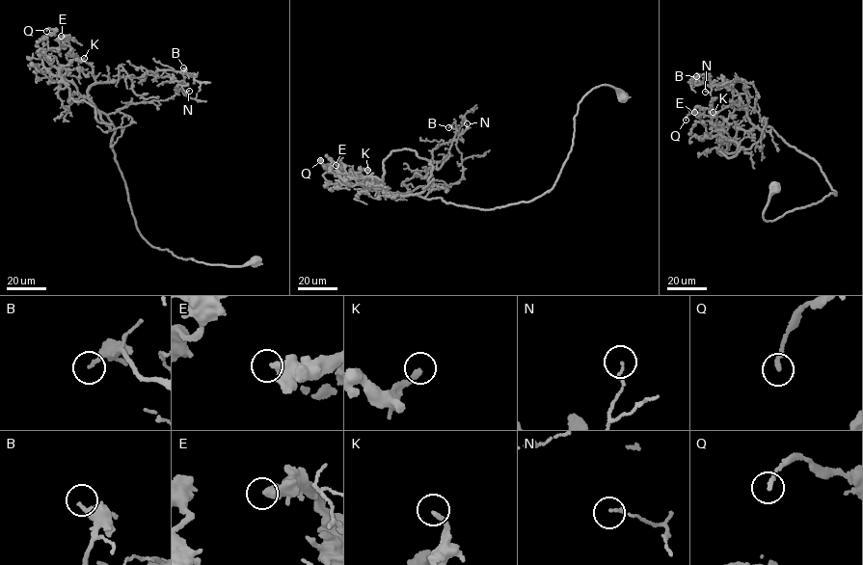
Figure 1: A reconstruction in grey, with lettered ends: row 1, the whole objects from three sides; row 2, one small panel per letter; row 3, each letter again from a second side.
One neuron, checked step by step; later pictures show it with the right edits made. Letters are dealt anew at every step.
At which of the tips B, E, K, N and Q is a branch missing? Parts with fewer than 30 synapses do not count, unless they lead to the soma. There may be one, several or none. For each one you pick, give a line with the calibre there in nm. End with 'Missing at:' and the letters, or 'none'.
Missing at: none

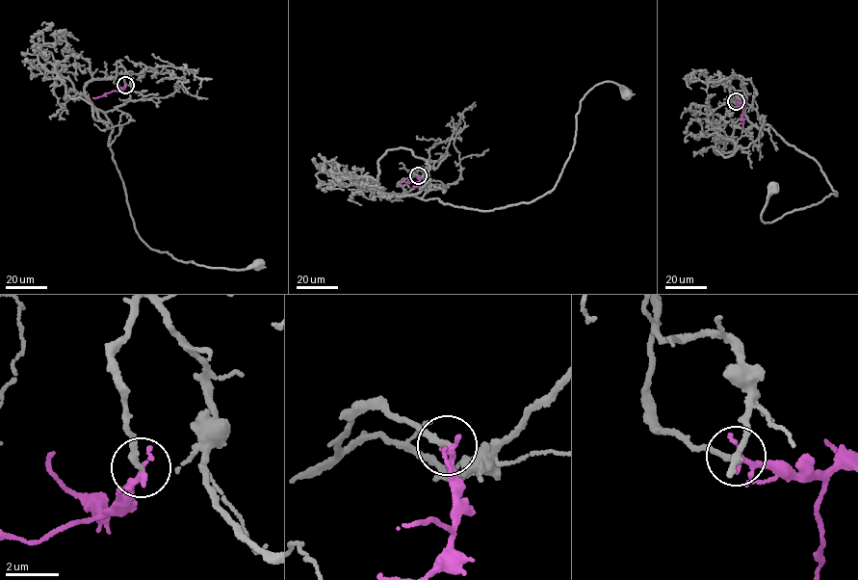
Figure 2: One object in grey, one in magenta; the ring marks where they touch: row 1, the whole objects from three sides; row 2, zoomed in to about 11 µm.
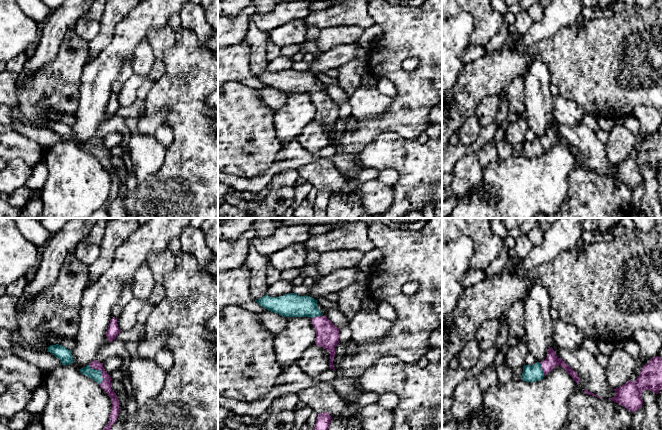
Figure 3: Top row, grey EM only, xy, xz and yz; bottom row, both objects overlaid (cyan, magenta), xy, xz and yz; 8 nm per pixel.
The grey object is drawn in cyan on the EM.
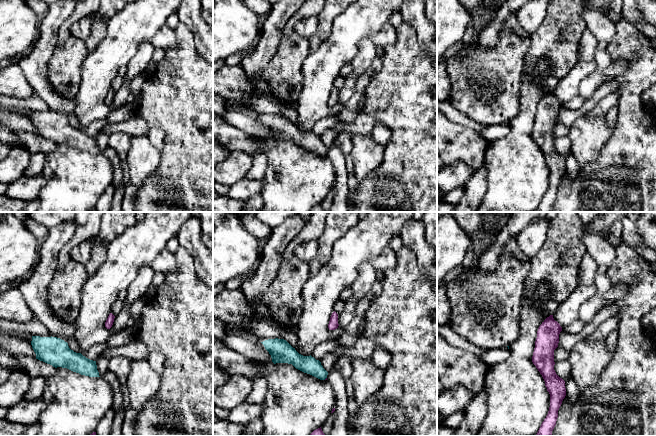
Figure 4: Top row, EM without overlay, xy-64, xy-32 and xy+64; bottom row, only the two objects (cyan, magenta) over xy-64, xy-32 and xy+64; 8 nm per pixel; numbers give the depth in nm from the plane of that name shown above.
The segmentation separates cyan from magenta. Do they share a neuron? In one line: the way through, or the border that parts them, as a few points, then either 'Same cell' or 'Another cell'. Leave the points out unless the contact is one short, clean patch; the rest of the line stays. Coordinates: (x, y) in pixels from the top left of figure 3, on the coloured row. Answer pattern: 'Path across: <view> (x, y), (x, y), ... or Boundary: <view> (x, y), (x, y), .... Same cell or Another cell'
Path across: xy (96, 375), (101, 372), (101, 377), (106, 382). Same cell

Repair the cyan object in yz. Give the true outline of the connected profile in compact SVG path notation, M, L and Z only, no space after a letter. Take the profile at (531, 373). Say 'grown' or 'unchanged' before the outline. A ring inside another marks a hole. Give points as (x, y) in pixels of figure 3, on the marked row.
grown; M549 347L545 360L536 362L533 365L523 366L522 380L530 383L539 381L556 366L564 368L577 384L580 382L577 373L561 358L557 357L556 352L552 347Z

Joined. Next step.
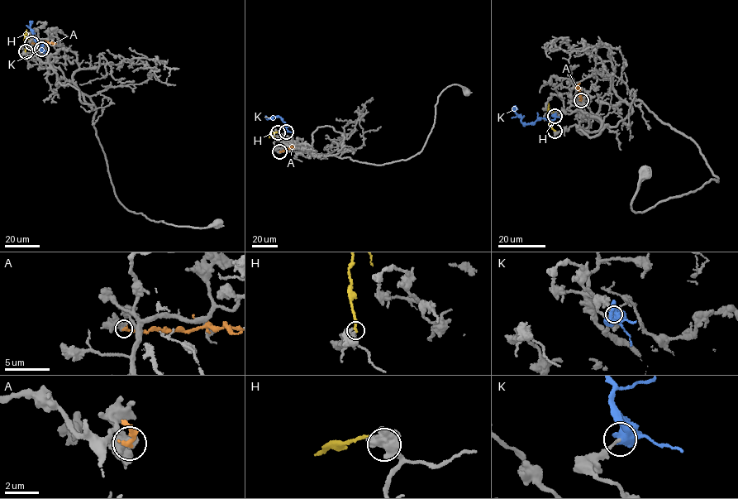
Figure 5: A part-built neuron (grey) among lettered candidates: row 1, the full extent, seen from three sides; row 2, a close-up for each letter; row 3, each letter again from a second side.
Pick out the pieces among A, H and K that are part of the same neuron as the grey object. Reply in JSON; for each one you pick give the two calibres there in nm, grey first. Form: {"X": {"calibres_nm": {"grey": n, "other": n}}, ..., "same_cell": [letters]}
{"same_cell": []}

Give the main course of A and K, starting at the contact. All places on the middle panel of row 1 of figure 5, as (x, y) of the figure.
A: (279, 151), (293, 148)
K: (287, 131), (280, 117), (267, 119)

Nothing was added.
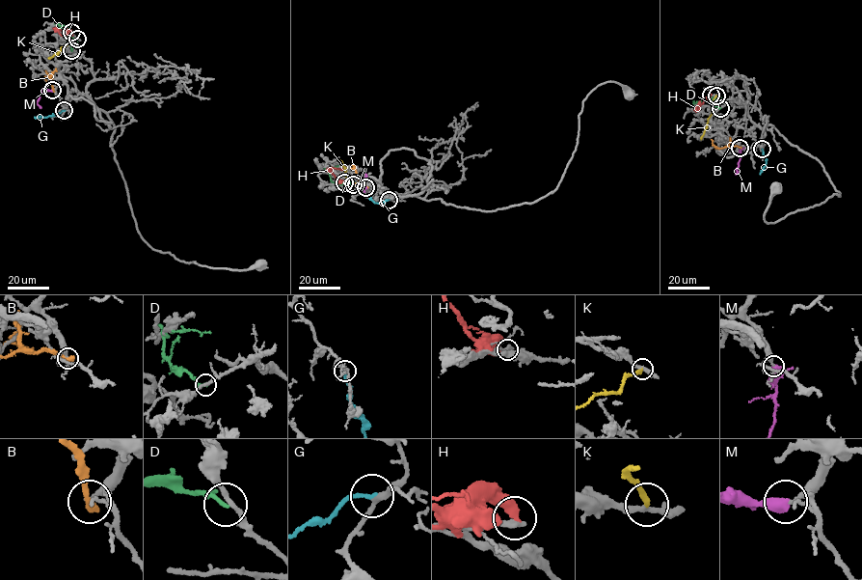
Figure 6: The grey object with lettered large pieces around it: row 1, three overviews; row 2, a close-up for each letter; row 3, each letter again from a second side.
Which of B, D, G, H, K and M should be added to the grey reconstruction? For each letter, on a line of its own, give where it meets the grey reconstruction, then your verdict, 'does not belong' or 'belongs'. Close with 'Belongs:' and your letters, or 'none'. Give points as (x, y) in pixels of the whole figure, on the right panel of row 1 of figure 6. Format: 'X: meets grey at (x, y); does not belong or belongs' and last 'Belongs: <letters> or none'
B: meets grey at (740, 147); does not belong
D: meets grey at (720, 108); does not belong
G: meets grey at (762, 149); does not belong
H: meets grey at (711, 95); does not belong
K: meets grey at (716, 96); does not belong
M: meets grey at (740, 148); belongs
Belongs: M

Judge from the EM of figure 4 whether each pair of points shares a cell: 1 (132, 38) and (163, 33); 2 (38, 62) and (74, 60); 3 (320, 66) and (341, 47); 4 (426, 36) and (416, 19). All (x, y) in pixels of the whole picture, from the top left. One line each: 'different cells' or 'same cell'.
1: different cells
2: different cells
3: same cell
4: same cell

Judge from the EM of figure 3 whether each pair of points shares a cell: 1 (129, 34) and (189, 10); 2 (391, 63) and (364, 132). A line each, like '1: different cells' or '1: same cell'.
1: different cells
2: same cell

